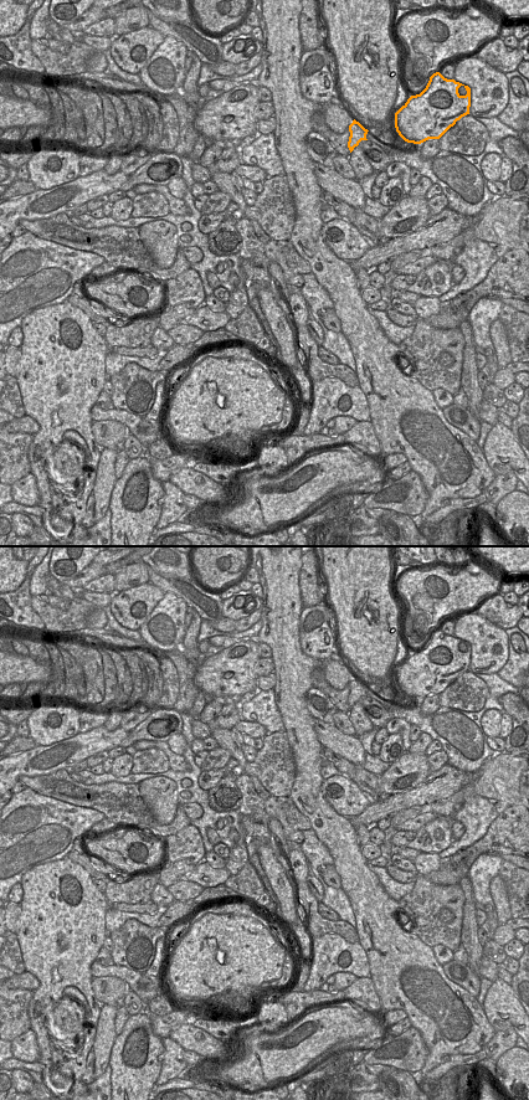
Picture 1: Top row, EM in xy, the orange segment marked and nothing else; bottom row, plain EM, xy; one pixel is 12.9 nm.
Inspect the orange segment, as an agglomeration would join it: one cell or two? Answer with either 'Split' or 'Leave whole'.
Leave whole.

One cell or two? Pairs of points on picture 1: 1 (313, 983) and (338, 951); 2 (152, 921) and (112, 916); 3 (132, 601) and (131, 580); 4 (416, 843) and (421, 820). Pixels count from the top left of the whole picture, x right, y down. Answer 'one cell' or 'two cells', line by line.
1: one cell
2: one cell
3: two cells
4: two cells

